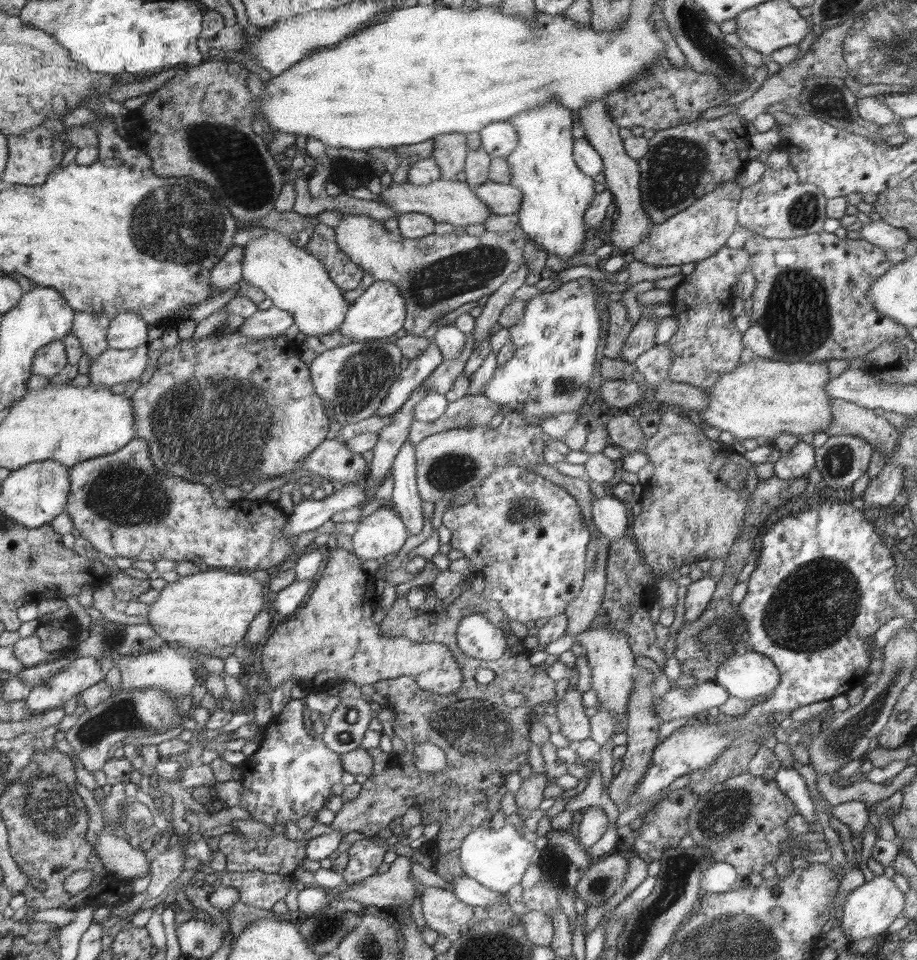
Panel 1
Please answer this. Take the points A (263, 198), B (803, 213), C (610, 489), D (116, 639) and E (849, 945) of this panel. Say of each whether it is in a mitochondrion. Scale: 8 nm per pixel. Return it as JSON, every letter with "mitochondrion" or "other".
{"A":"mitochondrion","B":"mitochondrion","C":"other","D":"mitochondrion","E":"other"}

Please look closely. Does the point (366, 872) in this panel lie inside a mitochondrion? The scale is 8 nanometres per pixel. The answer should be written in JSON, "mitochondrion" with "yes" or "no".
{"mitochondrion":"no"}

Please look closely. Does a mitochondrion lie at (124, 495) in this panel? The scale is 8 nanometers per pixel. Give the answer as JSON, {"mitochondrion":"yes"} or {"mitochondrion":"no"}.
{"mitochondrion":"yes"}

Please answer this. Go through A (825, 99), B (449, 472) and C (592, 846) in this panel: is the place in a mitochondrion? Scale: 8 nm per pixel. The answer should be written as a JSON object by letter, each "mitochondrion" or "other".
{"A":"mitochondrion","B":"mitochondrion","C":"other"}

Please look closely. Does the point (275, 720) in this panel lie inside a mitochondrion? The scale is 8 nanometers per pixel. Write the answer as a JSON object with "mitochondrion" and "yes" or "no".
{"mitochondrion":"no"}

